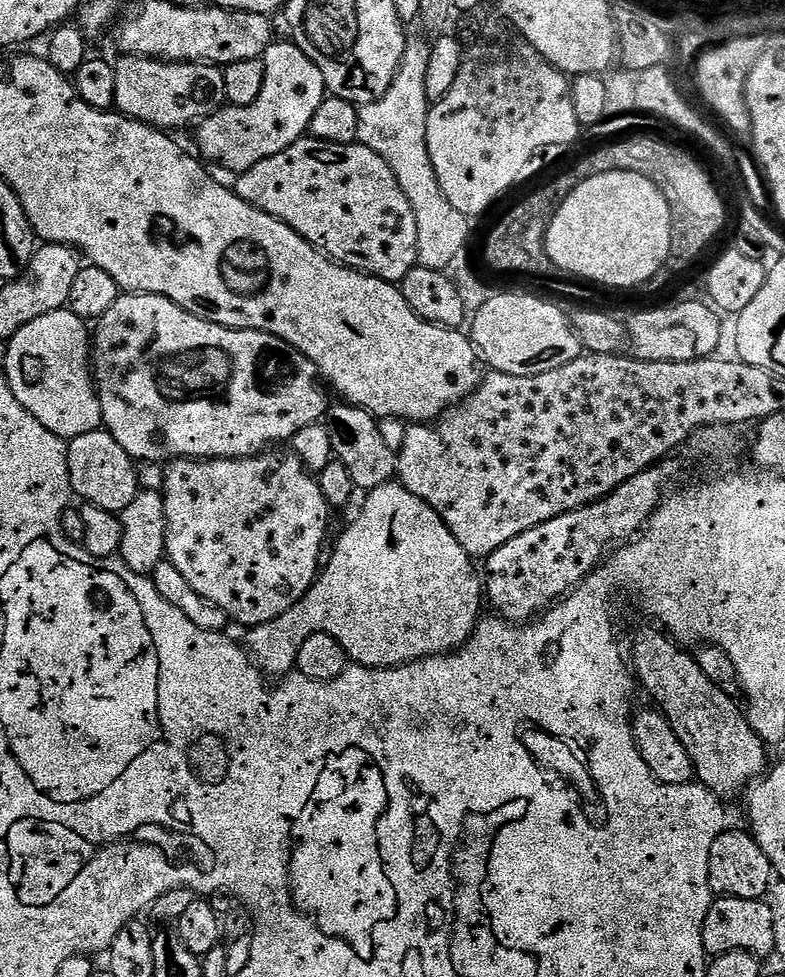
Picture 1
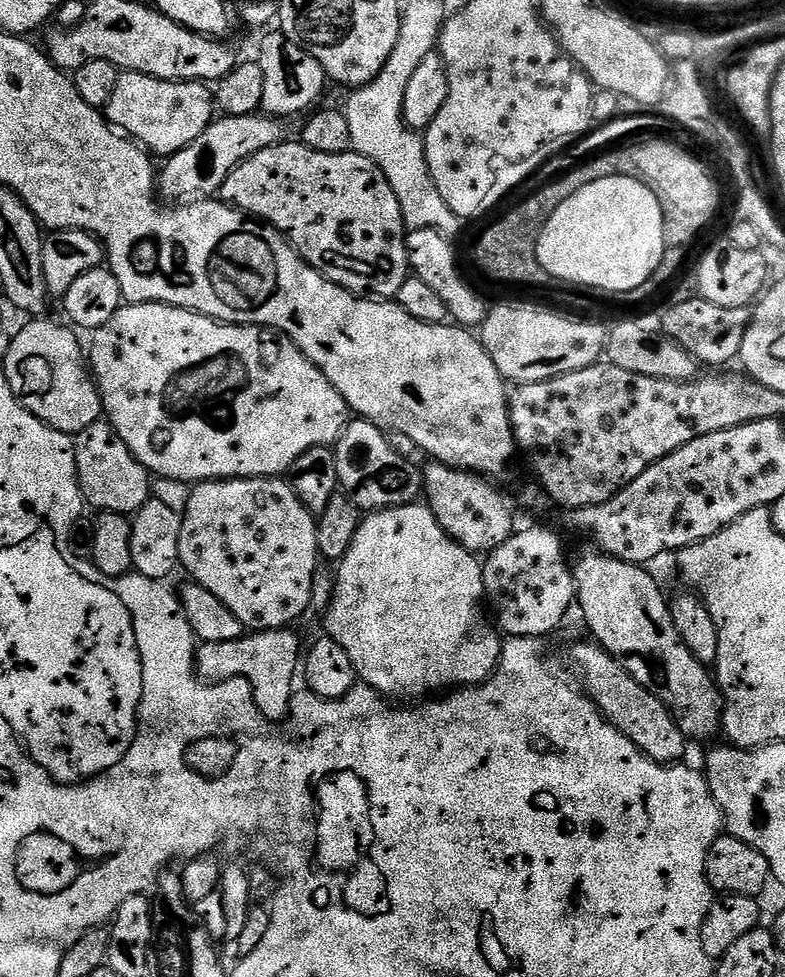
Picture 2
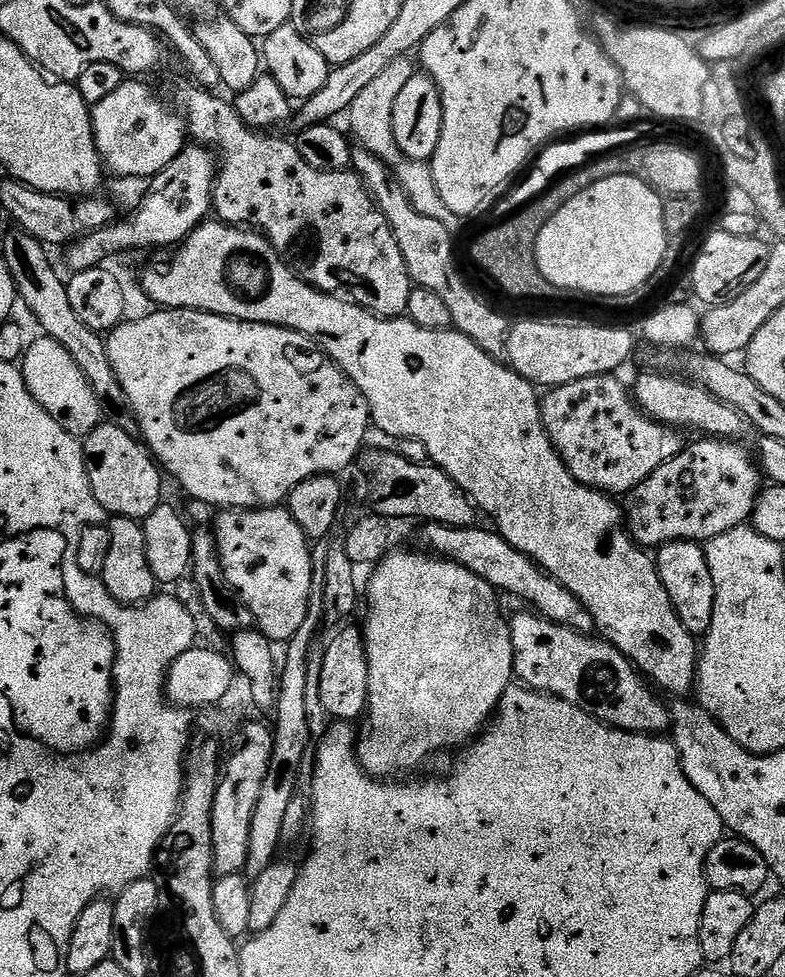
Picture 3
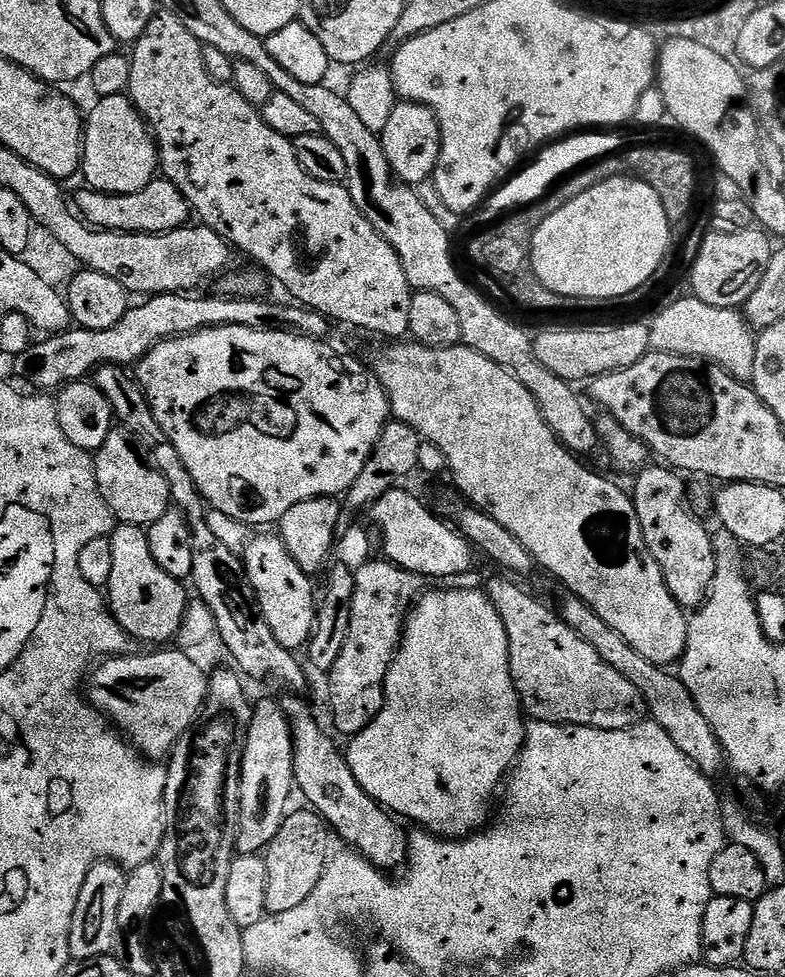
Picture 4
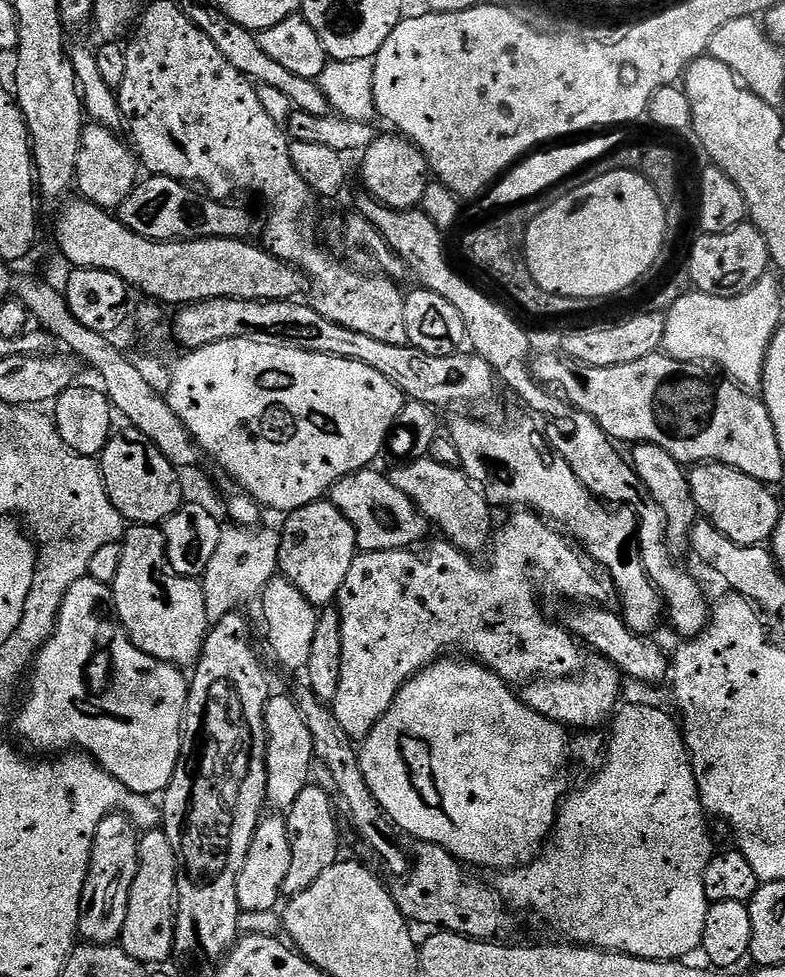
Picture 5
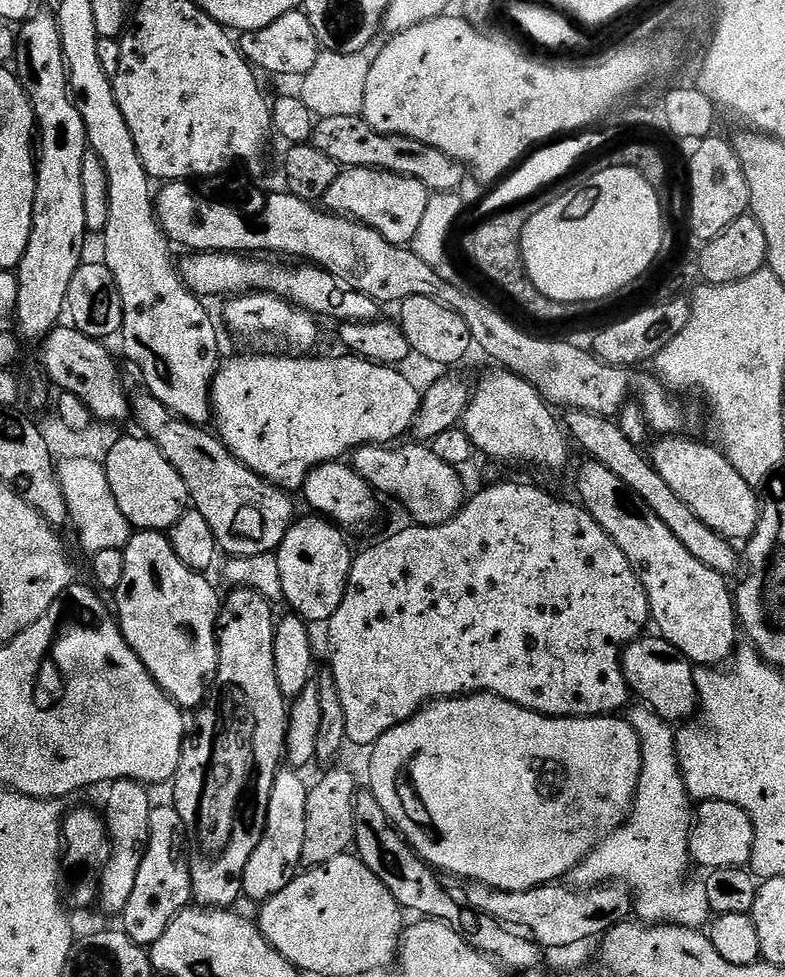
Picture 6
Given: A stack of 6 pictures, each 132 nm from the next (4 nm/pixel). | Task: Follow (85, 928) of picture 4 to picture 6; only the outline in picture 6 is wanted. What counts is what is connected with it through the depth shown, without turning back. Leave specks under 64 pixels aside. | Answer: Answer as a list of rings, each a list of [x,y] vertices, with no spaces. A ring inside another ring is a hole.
[[[137,780],[111,781],[108,790],[106,823],[112,849],[109,850],[108,859],[104,861],[98,876],[98,904],[108,912],[123,914],[126,902],[130,902],[130,893],[133,892],[134,881],[138,878],[138,866],[142,866],[142,858],[148,845],[154,800],[148,797],[149,789]]]

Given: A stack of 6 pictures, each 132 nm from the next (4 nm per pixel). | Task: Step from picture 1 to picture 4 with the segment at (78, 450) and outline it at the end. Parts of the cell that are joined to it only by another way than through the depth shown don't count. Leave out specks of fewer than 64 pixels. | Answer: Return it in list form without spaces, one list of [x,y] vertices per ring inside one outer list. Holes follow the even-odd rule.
[[[123,426],[113,427],[112,433],[106,438],[106,442],[102,442],[100,449],[94,453],[94,459],[96,461],[98,490],[102,494],[102,498],[106,498],[106,506],[110,506],[110,510],[116,515],[119,523],[147,526],[158,522],[158,518],[162,518],[162,514],[168,512],[172,504],[170,486],[166,482],[164,475],[148,459],[148,453],[136,441],[135,434],[128,431],[127,428]]]

